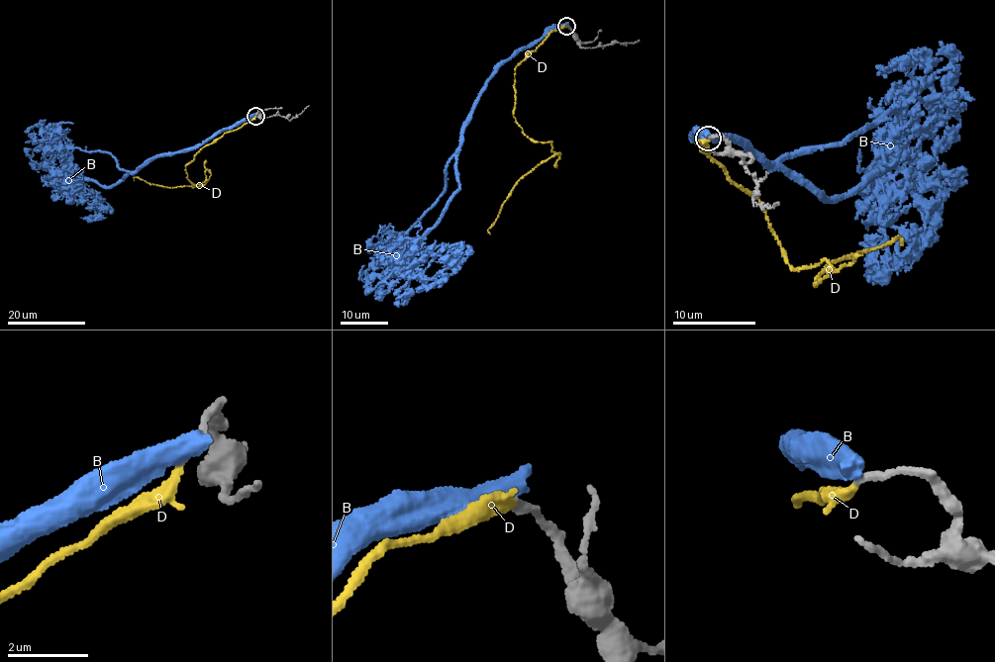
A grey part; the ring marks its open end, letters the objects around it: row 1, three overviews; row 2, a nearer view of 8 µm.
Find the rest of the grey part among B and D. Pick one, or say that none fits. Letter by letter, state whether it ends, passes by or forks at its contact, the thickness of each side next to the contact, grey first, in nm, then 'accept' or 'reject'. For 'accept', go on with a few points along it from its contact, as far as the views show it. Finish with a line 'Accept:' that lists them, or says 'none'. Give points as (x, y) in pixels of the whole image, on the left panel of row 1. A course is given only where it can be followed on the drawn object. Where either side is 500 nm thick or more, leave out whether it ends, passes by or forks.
B: 220/600 nm | reject
D: it ends | 200/280 nm | accept | via (255, 115), (185, 165), (195, 184), (207, 170), (204, 184), (134, 180)
Accept: D

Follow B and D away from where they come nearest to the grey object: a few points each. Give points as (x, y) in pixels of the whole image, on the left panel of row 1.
B: (254, 116), (202, 142), (166, 153), (110, 186), (74, 176), (70, 201), (96, 207), (94, 216), (80, 217)
D: (255, 115), (185, 165), (195, 184), (207, 170), (204, 184), (134, 180)

